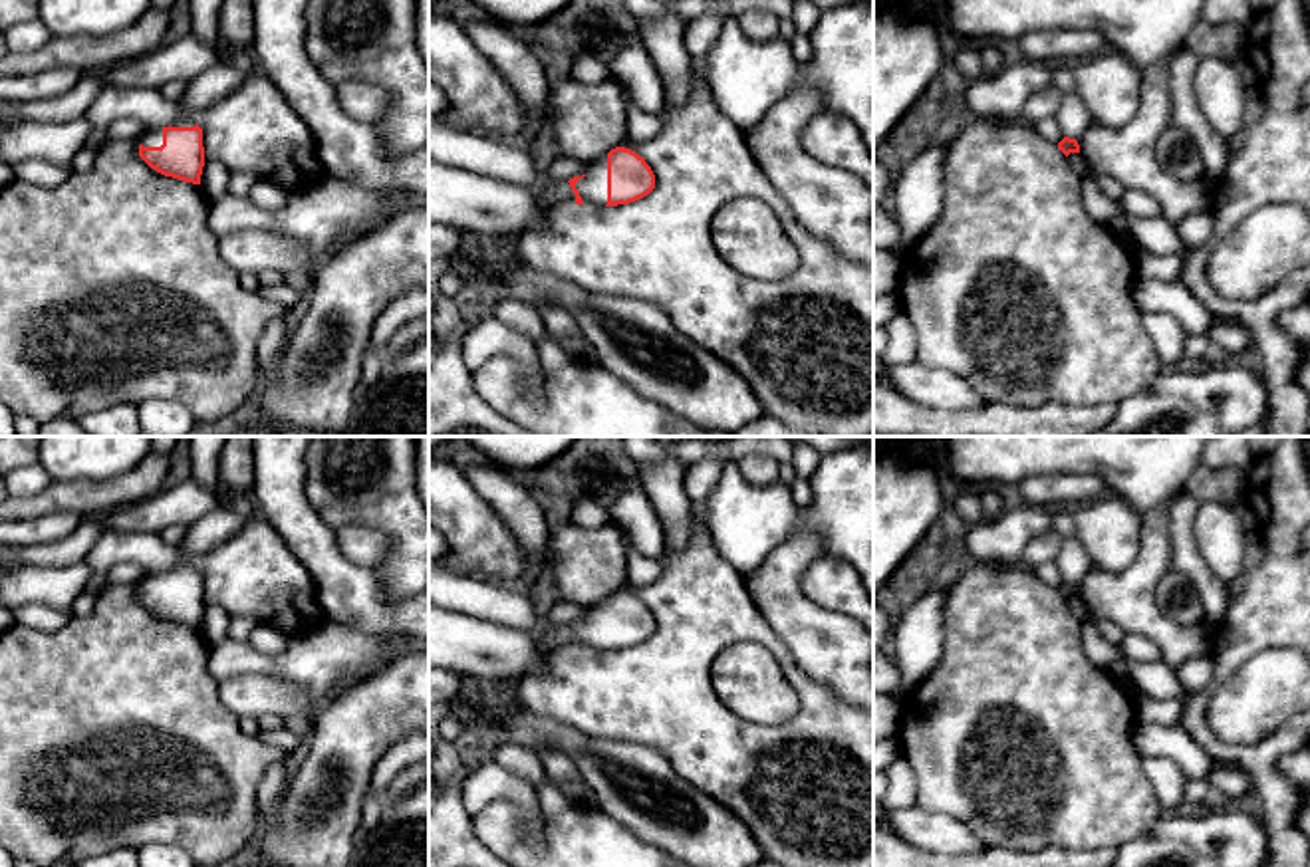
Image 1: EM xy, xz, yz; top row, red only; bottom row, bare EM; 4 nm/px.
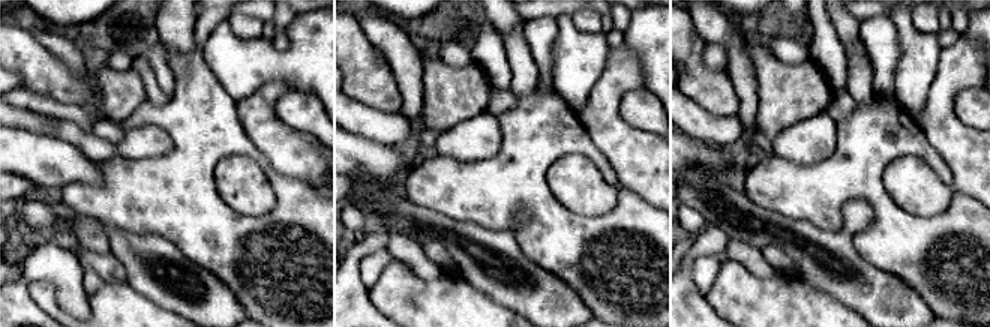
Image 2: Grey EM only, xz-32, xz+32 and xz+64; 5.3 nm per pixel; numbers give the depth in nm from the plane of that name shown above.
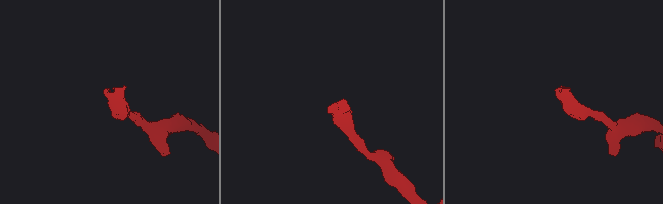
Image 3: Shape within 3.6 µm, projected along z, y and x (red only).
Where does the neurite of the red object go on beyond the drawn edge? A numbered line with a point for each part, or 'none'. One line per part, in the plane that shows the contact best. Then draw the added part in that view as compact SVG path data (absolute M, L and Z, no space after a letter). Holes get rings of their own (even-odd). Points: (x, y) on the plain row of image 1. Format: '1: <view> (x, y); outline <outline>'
1: xz (592, 633); outline M607 599L595 601L586 609L586 621L576 627L576 633L584 649L607 649Z

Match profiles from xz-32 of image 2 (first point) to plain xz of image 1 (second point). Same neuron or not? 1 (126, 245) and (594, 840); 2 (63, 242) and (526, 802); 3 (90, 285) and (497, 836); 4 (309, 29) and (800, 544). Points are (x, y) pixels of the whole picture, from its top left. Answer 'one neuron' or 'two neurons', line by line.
1: two neurons
2: two neurons
3: two neurons
4: two neurons

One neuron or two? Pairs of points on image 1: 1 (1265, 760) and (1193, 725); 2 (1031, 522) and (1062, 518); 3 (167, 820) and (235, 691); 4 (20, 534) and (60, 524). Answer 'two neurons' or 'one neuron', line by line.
1: one neuron
2: two neurons
3: two neurons
4: one neuron

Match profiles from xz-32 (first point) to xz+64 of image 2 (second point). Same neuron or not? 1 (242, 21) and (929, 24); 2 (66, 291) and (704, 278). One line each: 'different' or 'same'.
1: same
2: same

